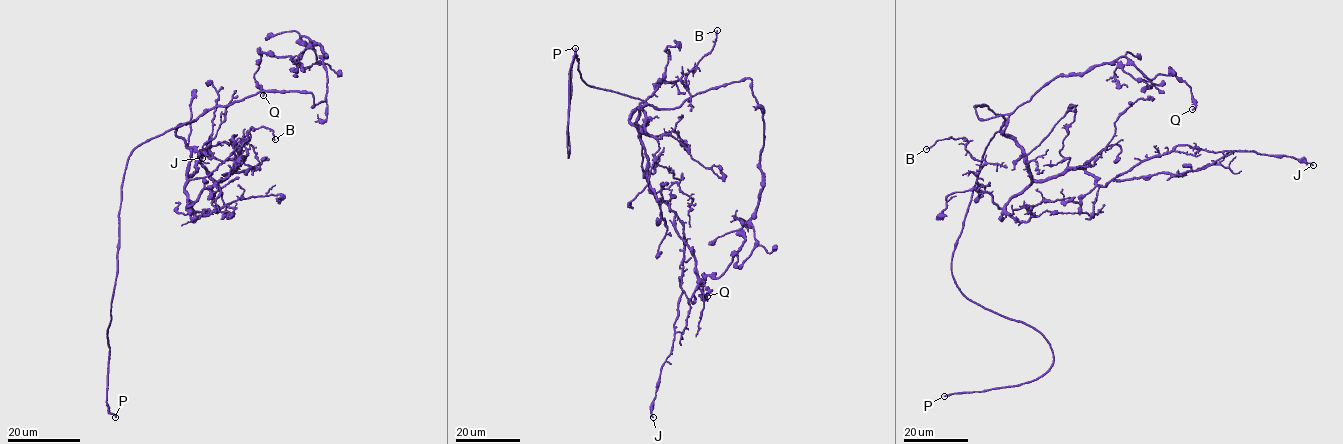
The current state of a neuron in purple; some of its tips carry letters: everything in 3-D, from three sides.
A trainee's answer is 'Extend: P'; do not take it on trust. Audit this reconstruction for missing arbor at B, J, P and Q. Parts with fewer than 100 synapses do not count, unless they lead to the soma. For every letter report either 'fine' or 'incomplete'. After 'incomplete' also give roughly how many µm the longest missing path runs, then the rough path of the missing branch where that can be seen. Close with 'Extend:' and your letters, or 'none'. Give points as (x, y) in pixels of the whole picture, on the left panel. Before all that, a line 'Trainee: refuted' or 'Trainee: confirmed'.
Trainee: confirmed
B: fine
J: fine
P: incomplete | 40 µm
Q: fine
Extend: P

